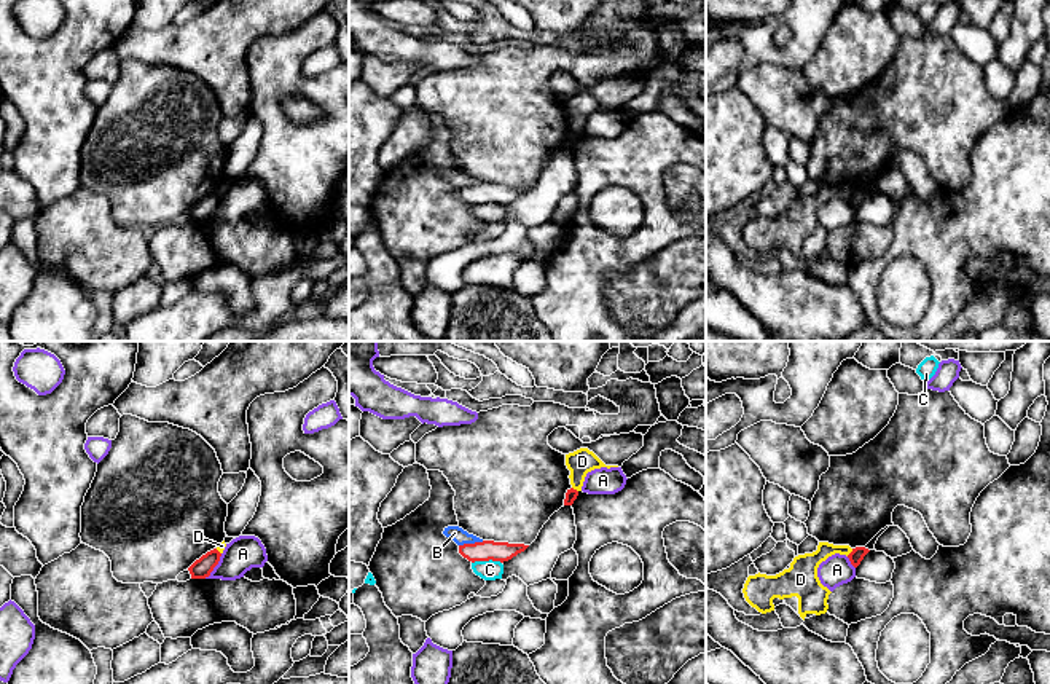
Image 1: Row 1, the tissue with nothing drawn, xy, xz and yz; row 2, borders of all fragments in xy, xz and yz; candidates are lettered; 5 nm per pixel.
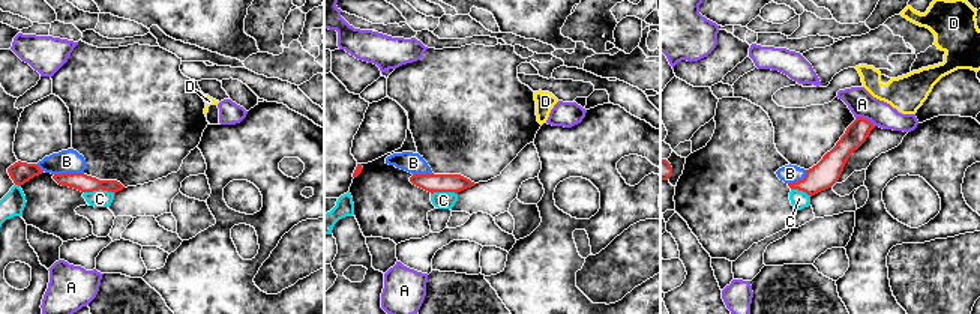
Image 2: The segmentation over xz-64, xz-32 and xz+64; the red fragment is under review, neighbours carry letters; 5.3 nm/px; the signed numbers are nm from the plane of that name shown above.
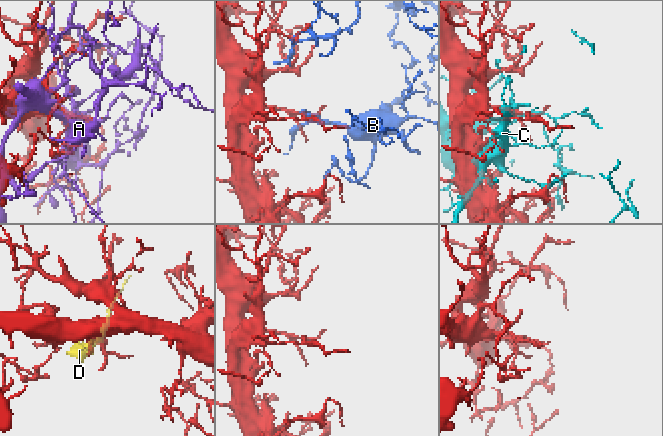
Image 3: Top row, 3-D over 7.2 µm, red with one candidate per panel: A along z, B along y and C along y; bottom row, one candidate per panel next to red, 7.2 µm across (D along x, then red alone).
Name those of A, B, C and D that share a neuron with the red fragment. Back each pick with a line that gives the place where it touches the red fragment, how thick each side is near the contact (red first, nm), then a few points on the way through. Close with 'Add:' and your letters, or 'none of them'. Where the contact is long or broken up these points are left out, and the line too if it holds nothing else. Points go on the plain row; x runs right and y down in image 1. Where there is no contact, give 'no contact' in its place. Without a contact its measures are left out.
Add: none of them

